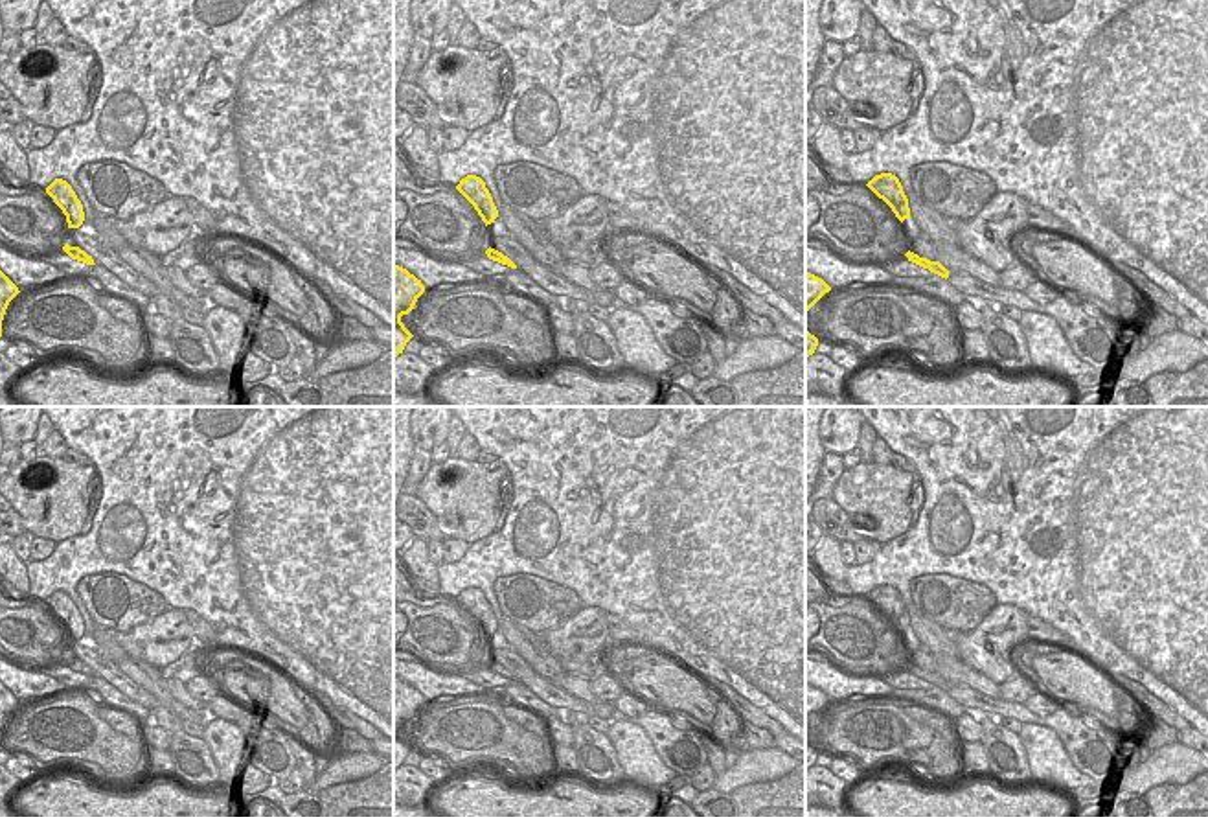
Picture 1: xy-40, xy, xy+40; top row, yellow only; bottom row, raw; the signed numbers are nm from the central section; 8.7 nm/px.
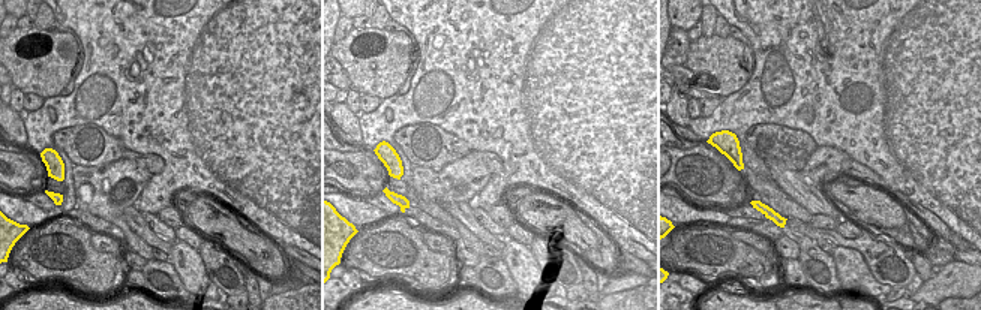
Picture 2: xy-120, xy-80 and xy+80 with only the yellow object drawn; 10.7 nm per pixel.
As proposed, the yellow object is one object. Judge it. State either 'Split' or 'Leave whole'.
Leave whole

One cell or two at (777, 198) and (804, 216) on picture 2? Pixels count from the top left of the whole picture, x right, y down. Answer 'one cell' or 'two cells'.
one cell

